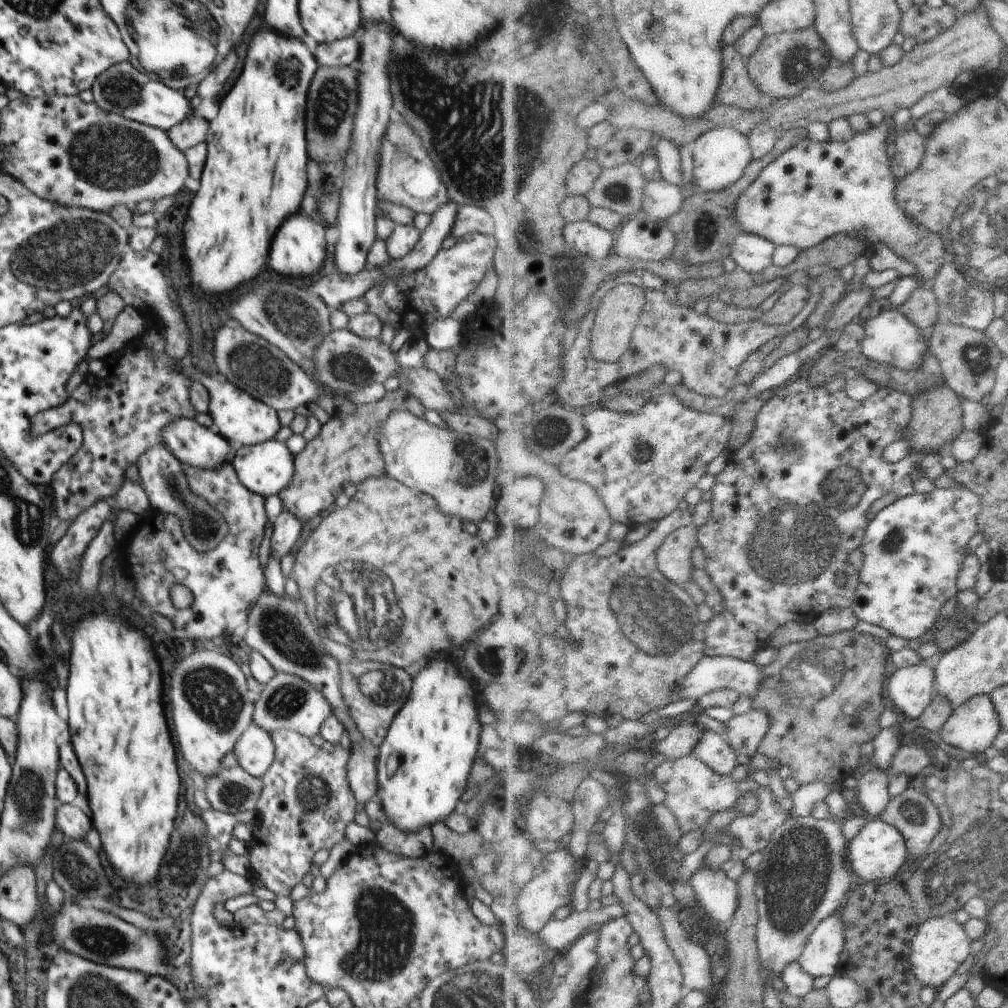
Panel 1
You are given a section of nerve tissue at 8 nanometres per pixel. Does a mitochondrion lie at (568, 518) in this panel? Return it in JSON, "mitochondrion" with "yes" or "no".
{"mitochondrion":"no"}

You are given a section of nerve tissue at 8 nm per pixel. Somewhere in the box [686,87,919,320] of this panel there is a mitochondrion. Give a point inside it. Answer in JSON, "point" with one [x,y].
{"point":[706,223]}

